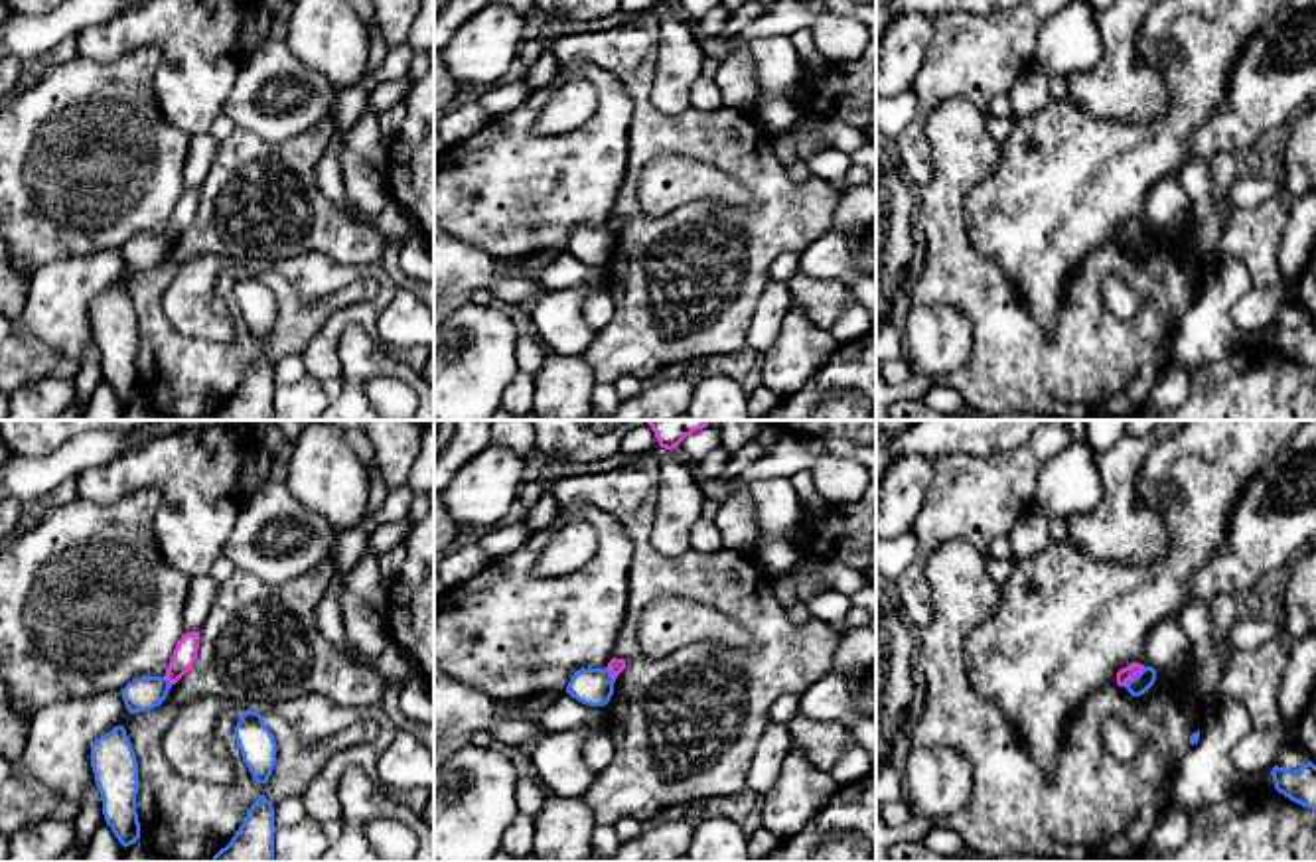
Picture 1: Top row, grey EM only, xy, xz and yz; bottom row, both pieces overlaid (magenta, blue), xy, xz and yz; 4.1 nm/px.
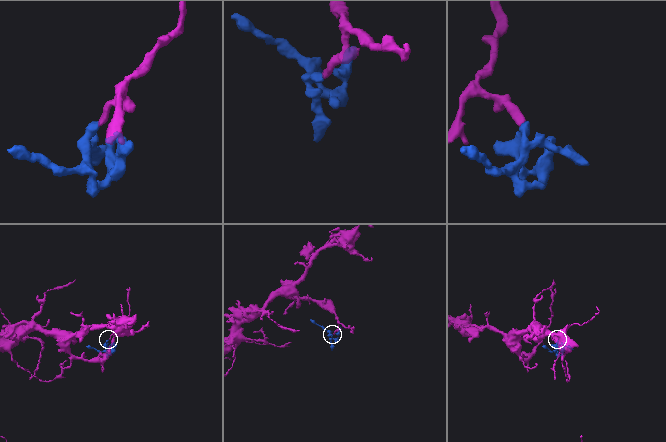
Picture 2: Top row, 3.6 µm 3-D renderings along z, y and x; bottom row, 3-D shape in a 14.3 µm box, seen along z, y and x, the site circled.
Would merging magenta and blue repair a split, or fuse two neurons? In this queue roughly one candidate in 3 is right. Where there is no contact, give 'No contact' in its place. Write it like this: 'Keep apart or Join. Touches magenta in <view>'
Keep apart. Touches magenta in yz

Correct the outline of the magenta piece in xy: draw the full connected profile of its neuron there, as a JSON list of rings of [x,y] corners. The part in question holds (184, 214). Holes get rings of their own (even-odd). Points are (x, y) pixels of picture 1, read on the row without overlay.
[[[199,189],[183,191],[178,199],[170,223],[166,227],[166,237],[176,243],[195,221],[199,207]]]

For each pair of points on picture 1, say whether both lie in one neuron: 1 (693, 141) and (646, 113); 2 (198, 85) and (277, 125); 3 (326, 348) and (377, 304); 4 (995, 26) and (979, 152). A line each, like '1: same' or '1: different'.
1: same
2: different
3: same
4: different

